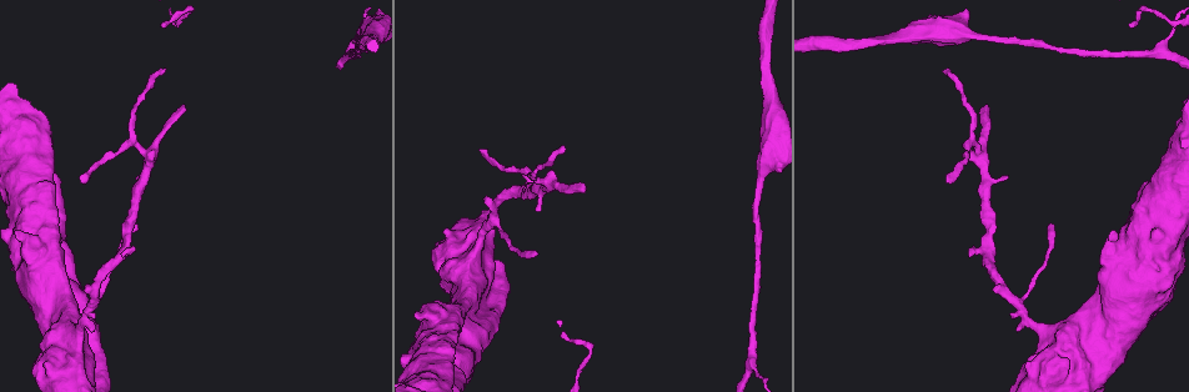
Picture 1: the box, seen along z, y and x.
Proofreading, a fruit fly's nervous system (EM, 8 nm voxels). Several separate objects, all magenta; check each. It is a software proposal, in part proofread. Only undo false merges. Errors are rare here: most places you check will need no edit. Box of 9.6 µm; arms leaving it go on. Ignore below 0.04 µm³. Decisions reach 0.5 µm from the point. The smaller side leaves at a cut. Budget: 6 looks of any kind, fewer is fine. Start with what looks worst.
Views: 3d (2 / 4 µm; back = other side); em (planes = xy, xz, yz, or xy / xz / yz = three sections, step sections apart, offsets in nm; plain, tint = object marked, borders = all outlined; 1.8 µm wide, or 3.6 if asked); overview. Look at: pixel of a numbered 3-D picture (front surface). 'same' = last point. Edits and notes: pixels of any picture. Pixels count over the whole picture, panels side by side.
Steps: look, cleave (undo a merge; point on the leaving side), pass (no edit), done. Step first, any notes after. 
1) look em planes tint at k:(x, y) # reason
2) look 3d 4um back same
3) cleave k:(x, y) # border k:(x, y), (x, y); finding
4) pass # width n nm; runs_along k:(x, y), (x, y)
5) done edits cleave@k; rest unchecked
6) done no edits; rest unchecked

look em 3.6um planes plain at 1:(1096, 325) # sudden change in width

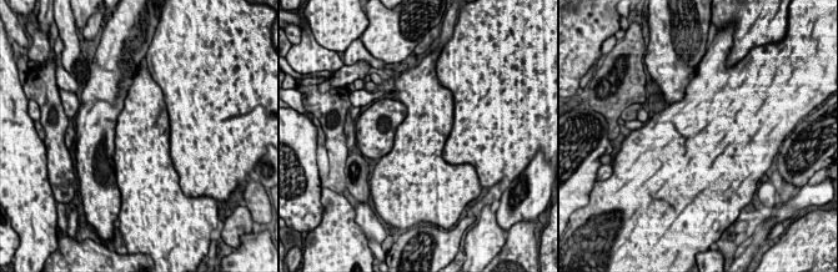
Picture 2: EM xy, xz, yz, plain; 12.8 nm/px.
look em 3.6um planes tint same

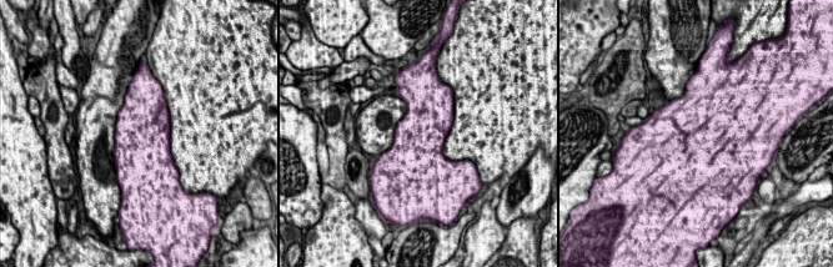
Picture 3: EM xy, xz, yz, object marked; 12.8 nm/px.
pass # width 650 nm; one neuron here

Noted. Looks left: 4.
look 3d 4um at 1:(1167, 223) # thick turns thin

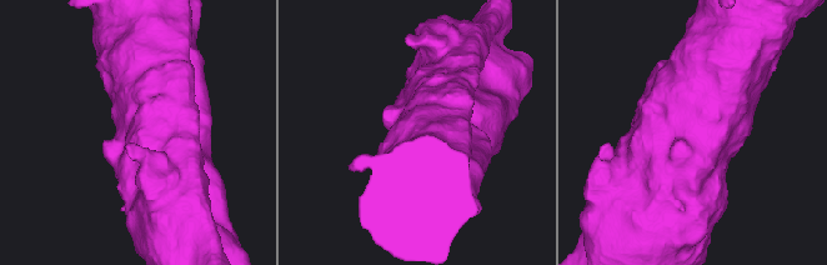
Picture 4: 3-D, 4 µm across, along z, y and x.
look em 3.6um xy step 8 tint at 4:(698, 126)

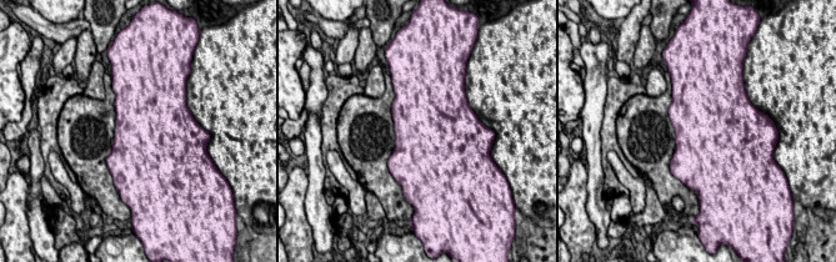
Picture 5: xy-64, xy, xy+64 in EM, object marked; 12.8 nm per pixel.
look em 3.6um planes tint same

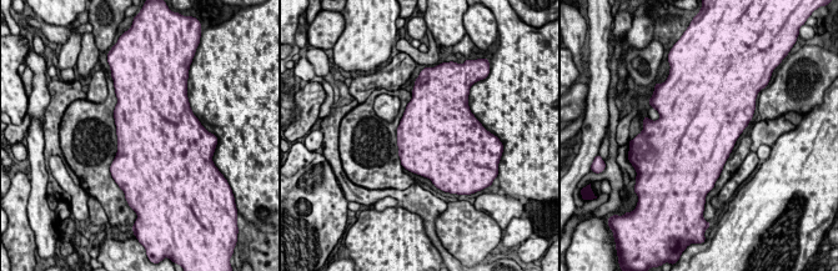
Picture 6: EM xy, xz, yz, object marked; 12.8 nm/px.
pass # continuous, no second neuron

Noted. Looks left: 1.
done no edits; rest unchecked

